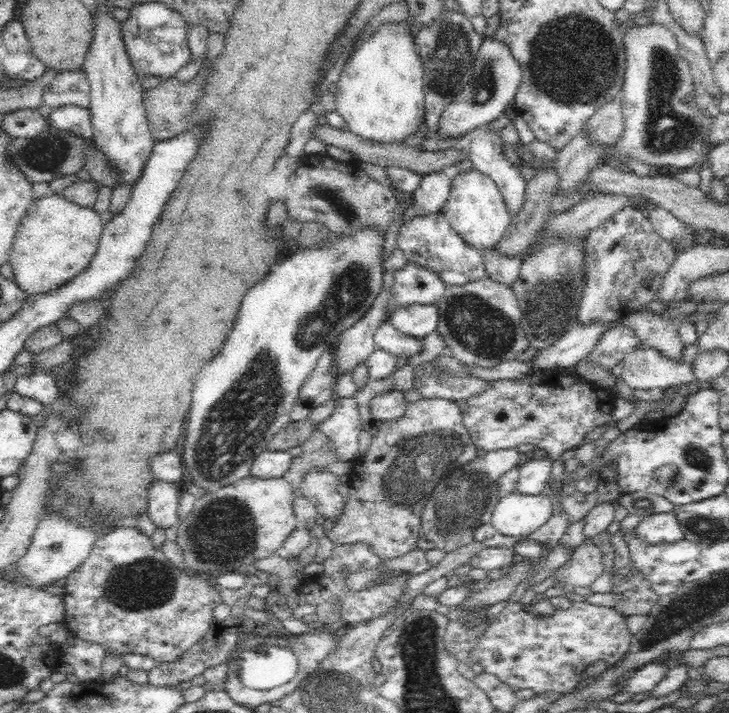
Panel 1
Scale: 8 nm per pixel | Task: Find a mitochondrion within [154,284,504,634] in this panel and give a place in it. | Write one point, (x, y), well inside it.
(233, 428)

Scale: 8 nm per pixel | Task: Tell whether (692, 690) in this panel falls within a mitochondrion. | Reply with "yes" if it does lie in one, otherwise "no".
no

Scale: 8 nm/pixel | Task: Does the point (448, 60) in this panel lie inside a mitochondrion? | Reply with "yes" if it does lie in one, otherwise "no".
yes

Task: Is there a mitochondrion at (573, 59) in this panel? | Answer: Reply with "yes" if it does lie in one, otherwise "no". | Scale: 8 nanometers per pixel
yes

